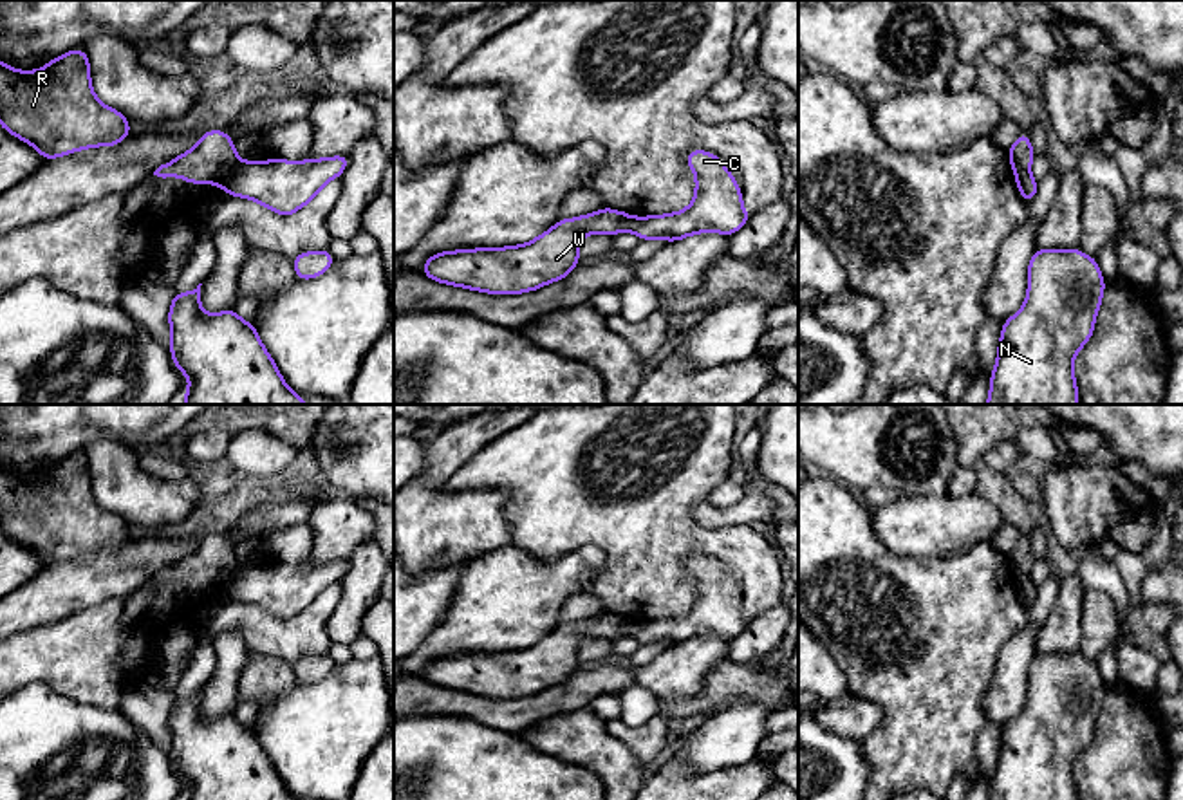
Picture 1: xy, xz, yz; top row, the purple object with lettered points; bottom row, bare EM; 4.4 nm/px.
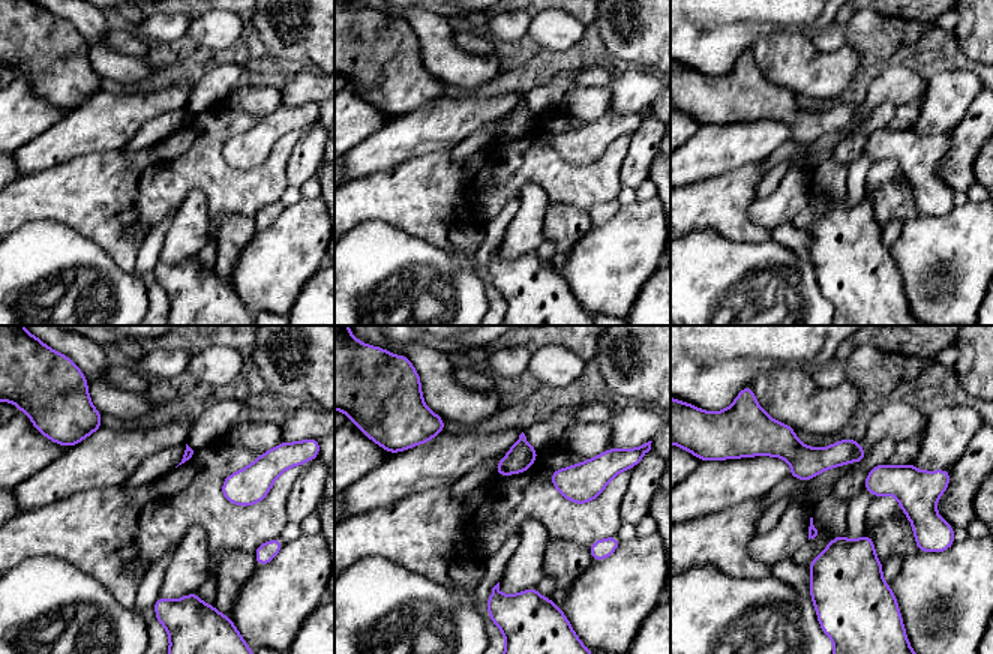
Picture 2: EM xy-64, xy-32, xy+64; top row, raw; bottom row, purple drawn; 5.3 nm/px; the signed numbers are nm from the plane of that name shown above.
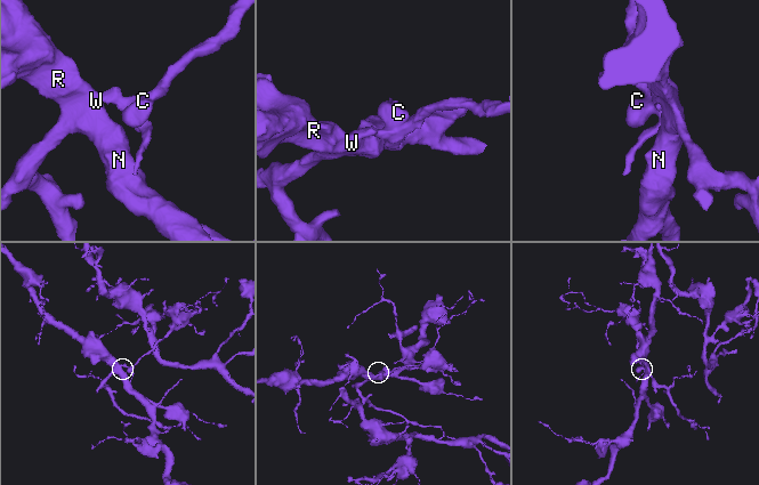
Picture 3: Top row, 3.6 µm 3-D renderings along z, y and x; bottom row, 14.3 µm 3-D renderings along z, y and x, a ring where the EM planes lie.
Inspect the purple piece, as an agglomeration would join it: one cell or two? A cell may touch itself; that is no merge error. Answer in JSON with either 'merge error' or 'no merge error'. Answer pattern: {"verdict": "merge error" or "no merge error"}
{"verdict": "merge error"}

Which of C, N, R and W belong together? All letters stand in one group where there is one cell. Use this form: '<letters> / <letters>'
C / N R W

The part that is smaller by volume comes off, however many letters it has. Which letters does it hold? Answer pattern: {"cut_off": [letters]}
{"cut_off": ["C"]}

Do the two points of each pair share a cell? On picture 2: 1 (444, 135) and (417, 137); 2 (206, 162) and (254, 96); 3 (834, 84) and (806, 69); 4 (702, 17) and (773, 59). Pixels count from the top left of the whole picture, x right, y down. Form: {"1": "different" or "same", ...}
{"1": "same", "2": "different", "3": "same", "4": "different"}

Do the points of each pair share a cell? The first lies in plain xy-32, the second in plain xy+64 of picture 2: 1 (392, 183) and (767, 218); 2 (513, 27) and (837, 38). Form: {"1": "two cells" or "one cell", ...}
{"1": "two cells", "2": "two cells"}

